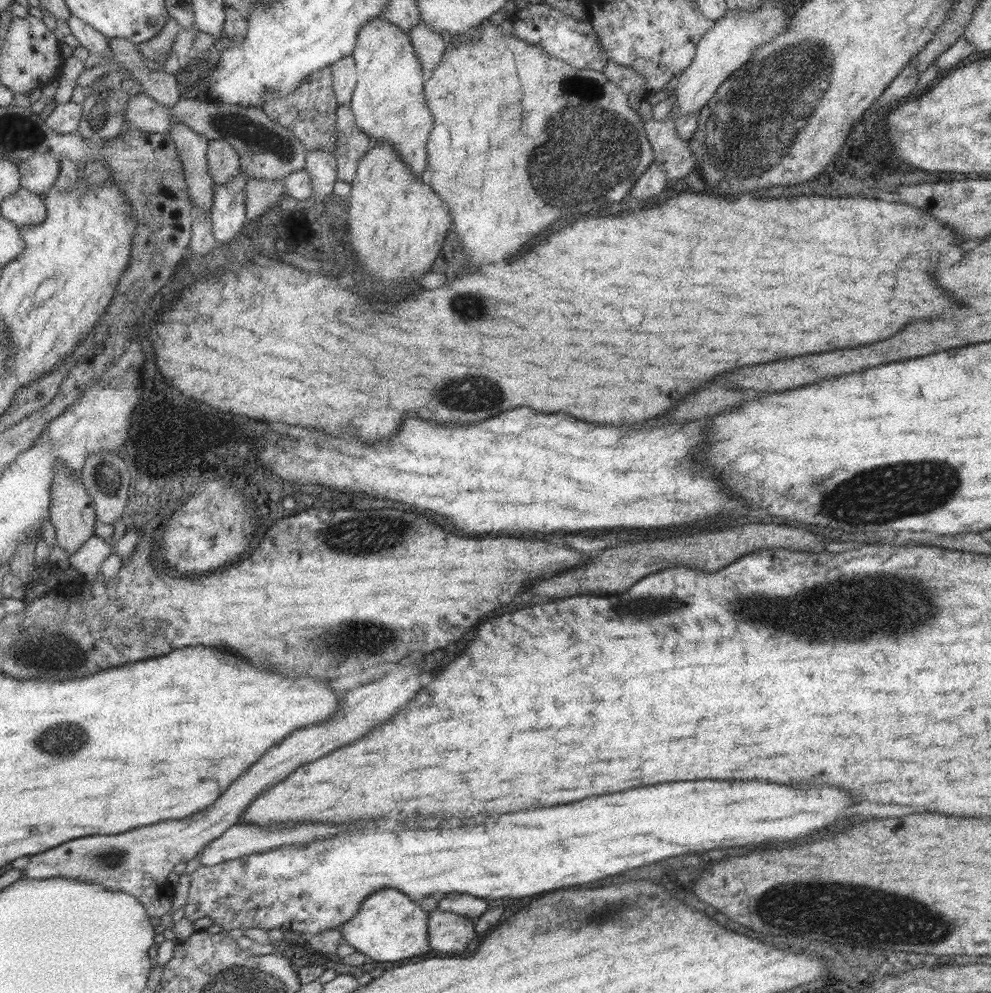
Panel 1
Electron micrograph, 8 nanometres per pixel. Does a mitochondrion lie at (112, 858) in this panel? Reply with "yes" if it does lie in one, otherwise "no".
yes

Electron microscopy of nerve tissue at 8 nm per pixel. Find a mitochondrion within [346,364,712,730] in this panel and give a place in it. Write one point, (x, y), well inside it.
(471, 396)

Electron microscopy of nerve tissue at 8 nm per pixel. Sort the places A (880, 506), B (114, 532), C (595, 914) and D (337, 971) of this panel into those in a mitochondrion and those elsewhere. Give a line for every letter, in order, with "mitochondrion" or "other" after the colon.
A: mitochondrion
B: other
C: mitochondrion
D: other

